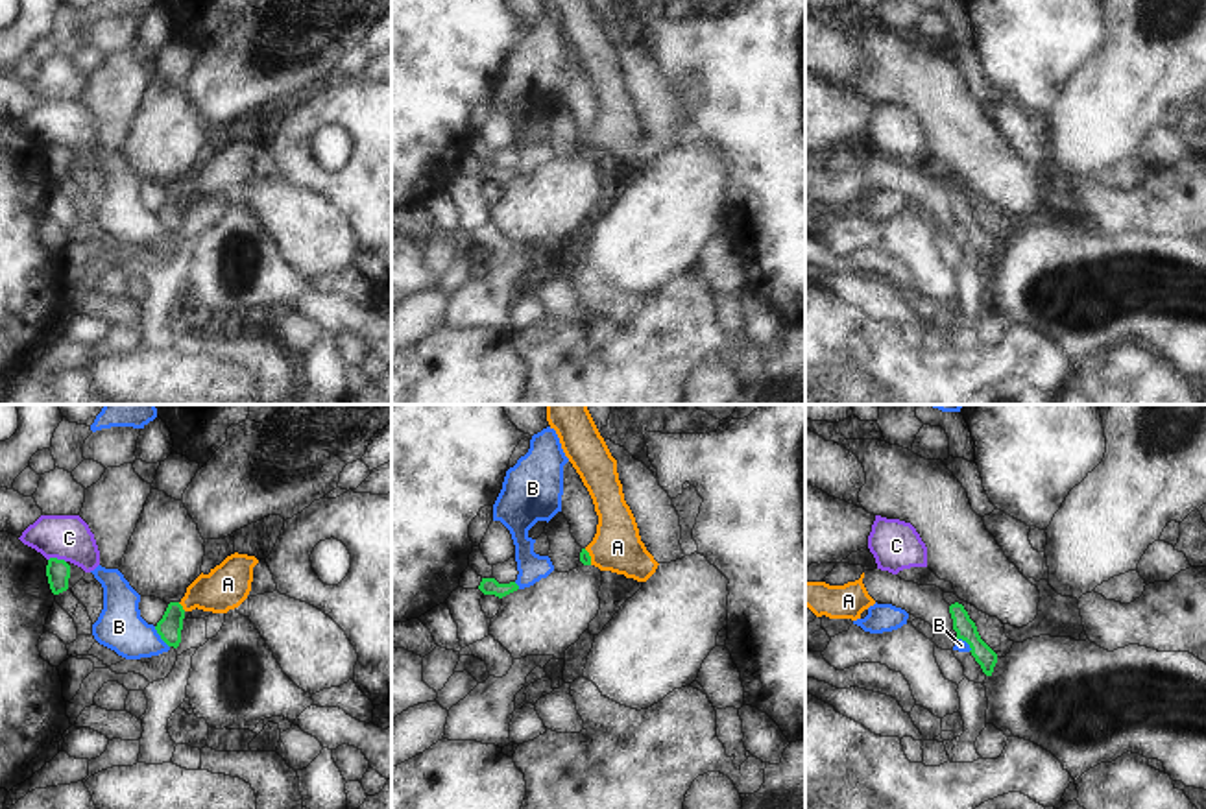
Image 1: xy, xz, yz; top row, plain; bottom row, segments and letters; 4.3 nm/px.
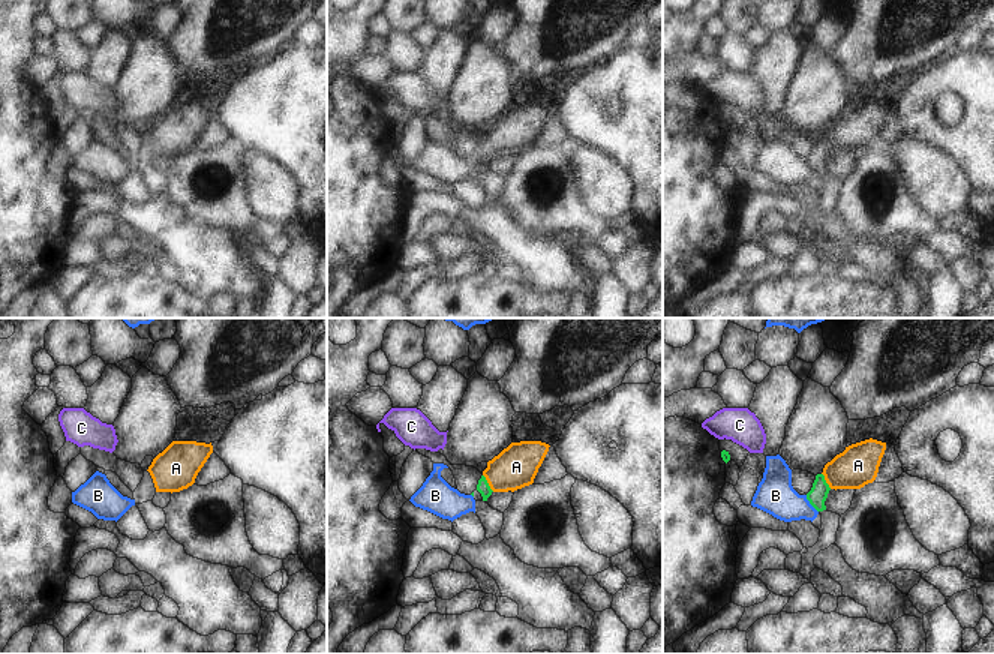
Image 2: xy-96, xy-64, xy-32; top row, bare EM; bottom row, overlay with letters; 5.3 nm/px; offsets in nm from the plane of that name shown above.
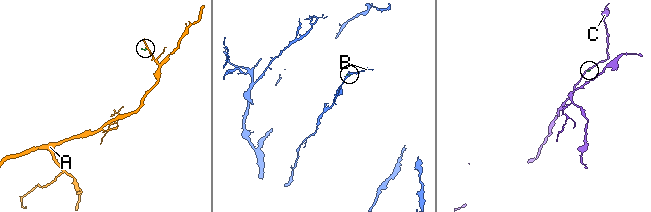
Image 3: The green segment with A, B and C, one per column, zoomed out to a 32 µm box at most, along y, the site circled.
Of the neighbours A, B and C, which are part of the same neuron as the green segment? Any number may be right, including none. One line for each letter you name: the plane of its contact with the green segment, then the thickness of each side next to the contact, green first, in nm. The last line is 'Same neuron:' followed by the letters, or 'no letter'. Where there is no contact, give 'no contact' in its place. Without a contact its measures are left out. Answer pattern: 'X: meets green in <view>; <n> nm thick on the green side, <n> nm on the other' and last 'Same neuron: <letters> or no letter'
A: meets green in xy; 100 nm thick on the green side, 190 nm on the other
Same neuron: A

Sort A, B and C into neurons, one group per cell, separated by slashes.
A / B / C

